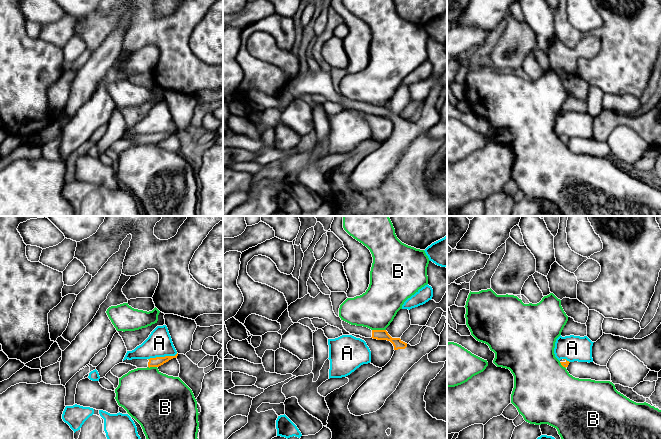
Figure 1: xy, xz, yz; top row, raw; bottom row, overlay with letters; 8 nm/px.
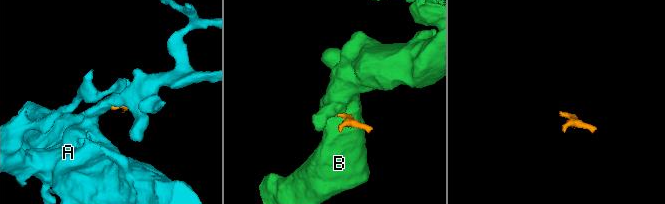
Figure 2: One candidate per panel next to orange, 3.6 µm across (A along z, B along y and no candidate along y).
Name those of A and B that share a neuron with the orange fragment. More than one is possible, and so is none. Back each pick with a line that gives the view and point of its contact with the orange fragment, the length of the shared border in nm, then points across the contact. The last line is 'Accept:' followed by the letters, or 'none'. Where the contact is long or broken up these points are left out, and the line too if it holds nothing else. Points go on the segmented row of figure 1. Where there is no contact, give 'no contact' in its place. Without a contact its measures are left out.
Accept: none

